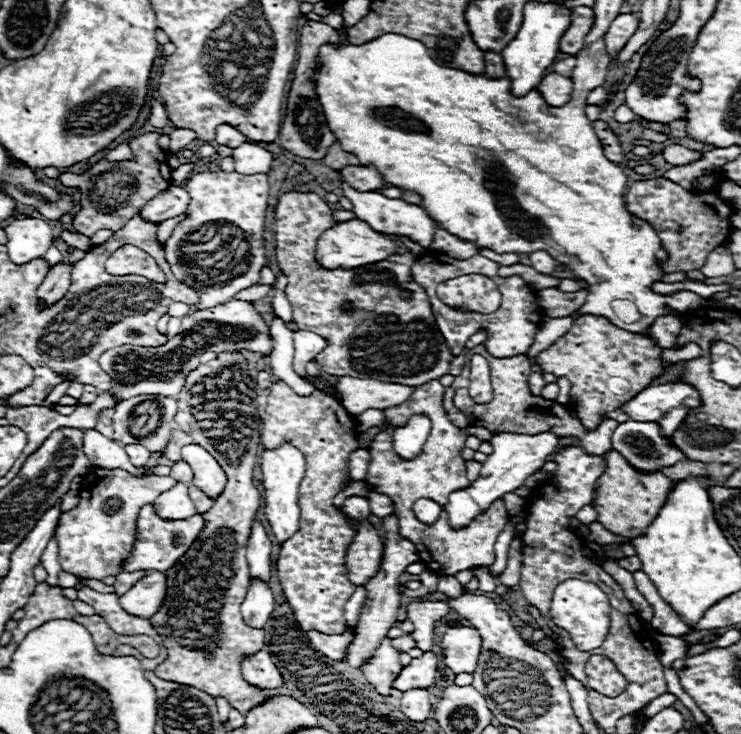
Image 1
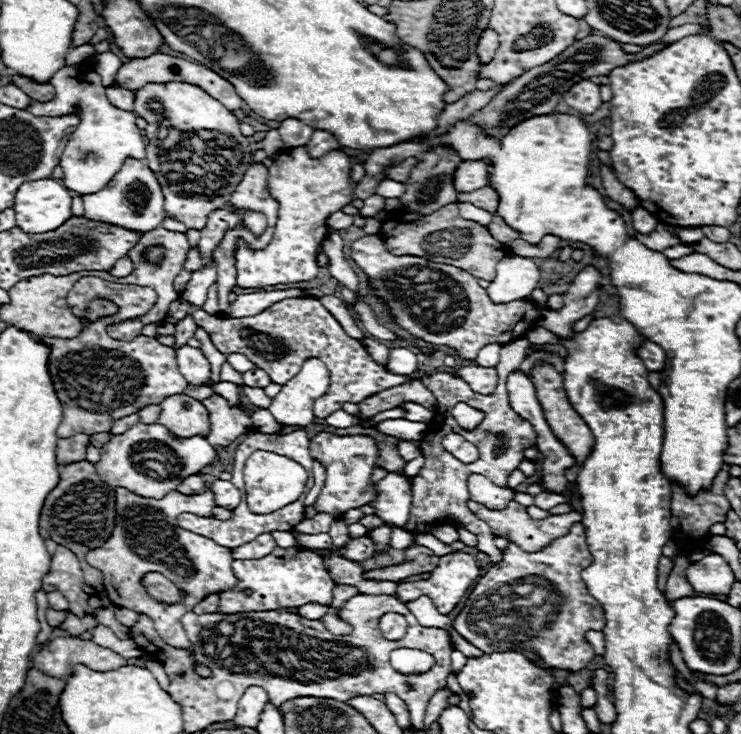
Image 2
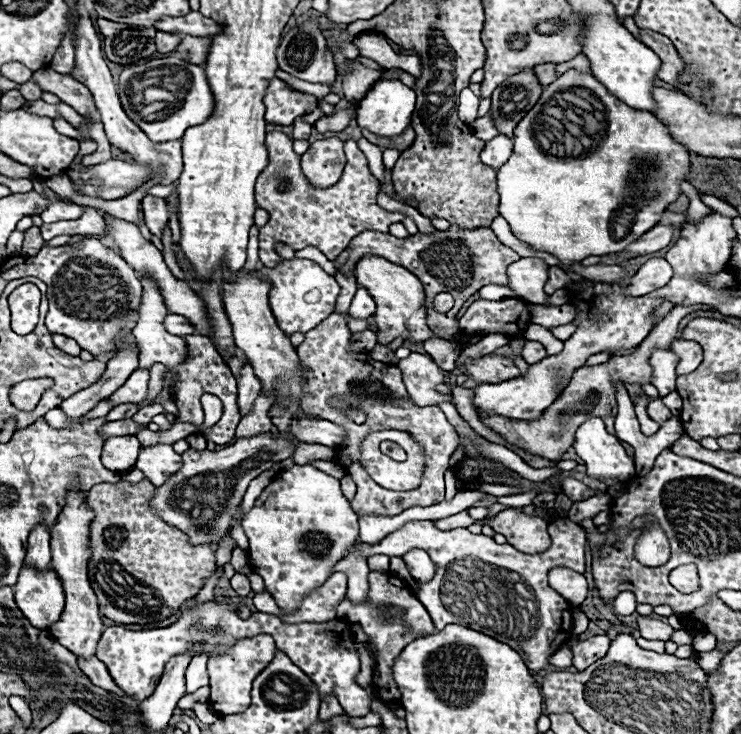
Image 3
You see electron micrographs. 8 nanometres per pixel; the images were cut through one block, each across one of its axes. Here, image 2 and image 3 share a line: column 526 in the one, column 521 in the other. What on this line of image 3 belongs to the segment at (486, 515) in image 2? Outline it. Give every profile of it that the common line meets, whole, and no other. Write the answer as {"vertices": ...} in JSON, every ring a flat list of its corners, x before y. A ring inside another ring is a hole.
{"vertices":[[508,508,490,520,494,532,506,536,508,544,526,554,540,554,550,548,550,536,546,532,548,522,538,516,526,516]]}

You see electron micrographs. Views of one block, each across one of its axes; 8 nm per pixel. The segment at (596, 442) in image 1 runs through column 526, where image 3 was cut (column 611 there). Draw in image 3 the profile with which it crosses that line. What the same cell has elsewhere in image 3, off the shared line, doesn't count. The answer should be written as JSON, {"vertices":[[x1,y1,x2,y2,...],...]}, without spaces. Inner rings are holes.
{"vertices":[[690,304,690,306,674,306,670,310,670,314,658,324,654,326,654,330,650,332,650,336,638,346,638,350,630,356,612,356,608,362,598,364,598,366,580,366,574,374,570,384,566,386,566,390,562,392,562,396,542,412,542,416,534,422,514,422,510,418,502,418,502,416,488,416,488,418,480,418,488,428,492,428,496,434,500,434,502,438,506,438,508,442,520,446,522,450,530,452,530,454,538,454,542,458,560,460,560,454,564,454,572,444,574,444,574,432,576,428,586,420,586,418,594,418,600,416,606,422,606,430,610,434,614,434,614,416,616,416,616,398,614,398,614,384,616,382,630,382,630,384,648,384,650,380,650,364,648,358,652,354,652,350,656,348,668,348,670,342,676,339,678,332,678,324,684,316,696,312,696,310,716,310,714,306,708,304]]}

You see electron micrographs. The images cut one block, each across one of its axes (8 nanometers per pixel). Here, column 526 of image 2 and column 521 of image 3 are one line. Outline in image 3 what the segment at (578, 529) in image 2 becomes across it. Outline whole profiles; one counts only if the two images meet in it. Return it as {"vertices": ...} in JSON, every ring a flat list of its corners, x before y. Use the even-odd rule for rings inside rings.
{"vertices":[[558,518,548,524,548,534,552,546,546,552,524,554,510,544,496,544,490,536,472,534,468,528,444,532,430,520,414,520,406,522,400,530,390,532,378,544,356,540,344,556,354,550,360,550,360,556,364,558,374,554,402,556,412,548,426,550,436,564,434,578,427,583,410,580,408,585,415,587,415,595,430,612,436,630,442,630,446,624,462,624,484,632,518,650,524,656,528,670,540,672,548,666,548,658,558,646,562,646,572,634,572,606,548,586,548,572,562,566,580,574,586,572,584,528,566,518],[496,570,500,570,500,574,502,570,510,570,510,576,500,576]]}

